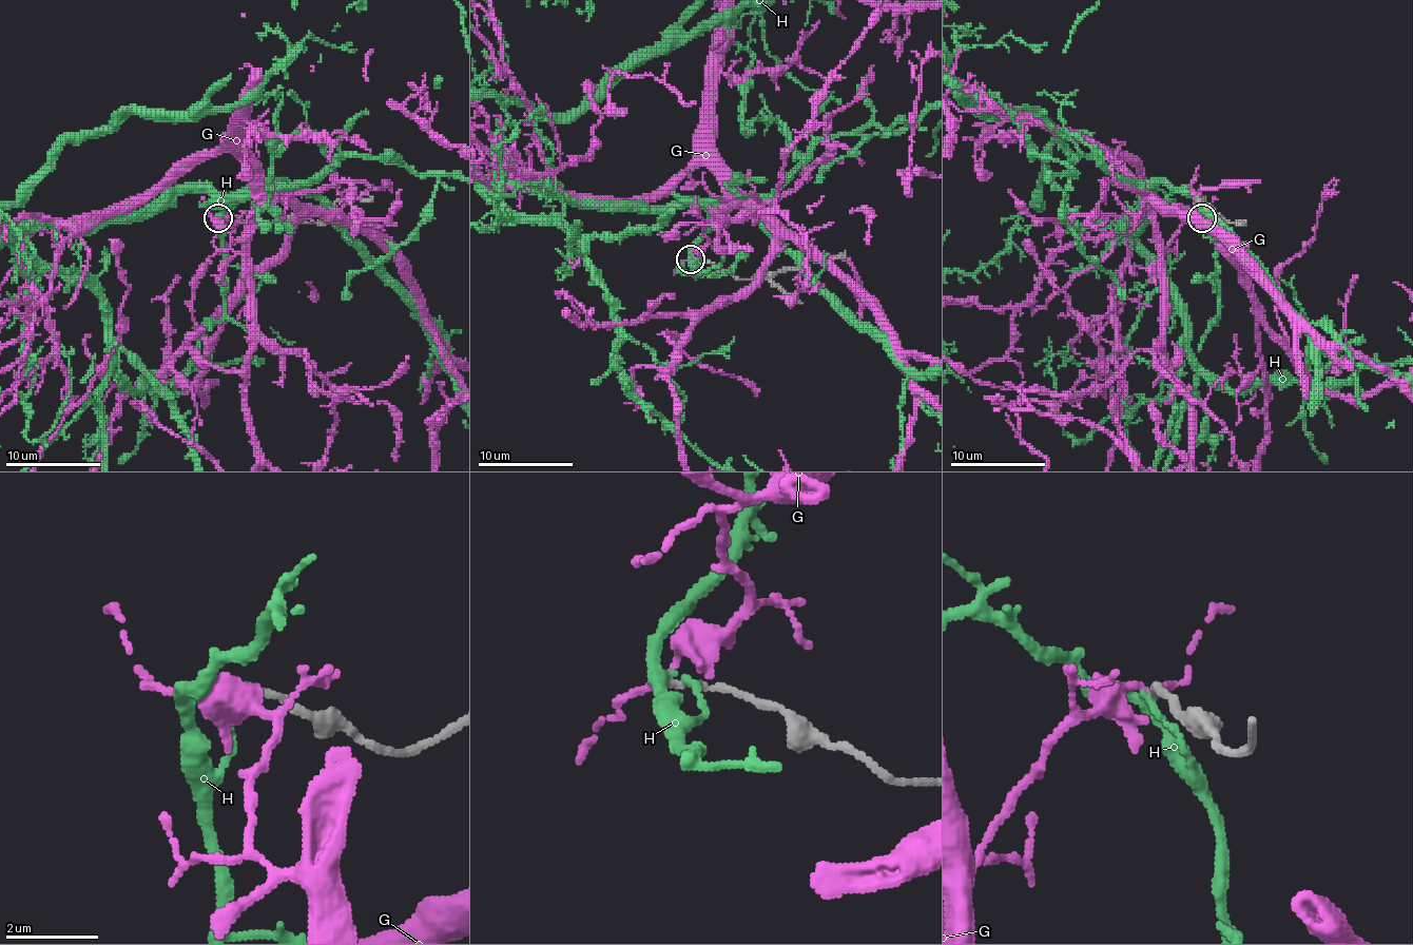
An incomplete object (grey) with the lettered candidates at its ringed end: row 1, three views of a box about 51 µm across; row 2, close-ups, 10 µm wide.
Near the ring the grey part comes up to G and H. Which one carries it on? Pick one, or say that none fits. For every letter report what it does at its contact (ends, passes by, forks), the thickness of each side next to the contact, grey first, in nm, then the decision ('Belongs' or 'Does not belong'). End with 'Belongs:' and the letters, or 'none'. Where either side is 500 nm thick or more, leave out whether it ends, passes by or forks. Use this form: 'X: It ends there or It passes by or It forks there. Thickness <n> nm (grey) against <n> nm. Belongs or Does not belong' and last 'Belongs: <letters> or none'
G: It passes by. Thickness 160 nm (grey) against 140 nm. Does not belong
H: It forks there. Thickness 170 nm (grey) against 150 nm. Does not belong
Belongs: none

